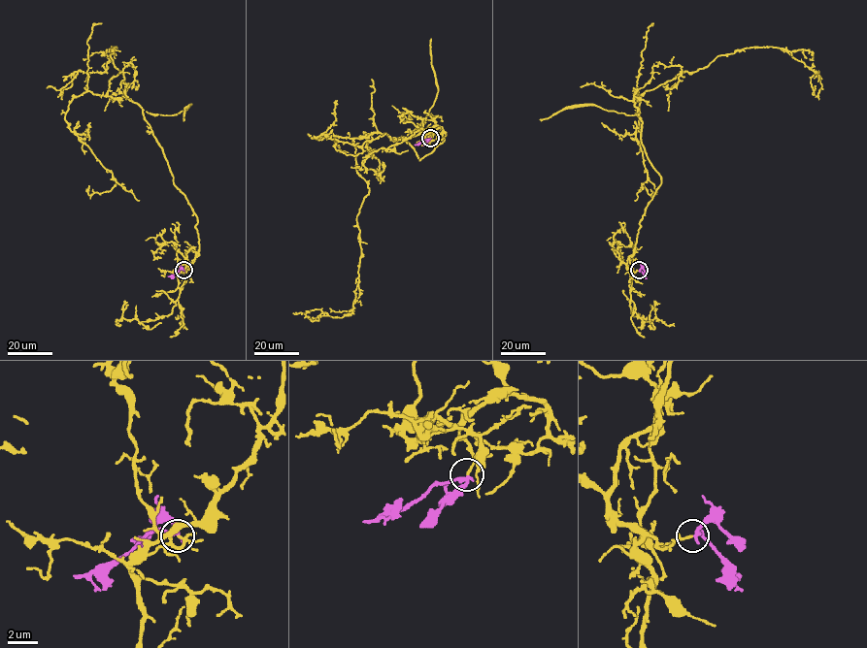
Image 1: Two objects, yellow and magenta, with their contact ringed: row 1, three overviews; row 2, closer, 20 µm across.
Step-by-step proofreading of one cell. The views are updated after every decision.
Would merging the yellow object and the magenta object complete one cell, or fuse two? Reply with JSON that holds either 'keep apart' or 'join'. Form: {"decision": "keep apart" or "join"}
{"decision": "join"}

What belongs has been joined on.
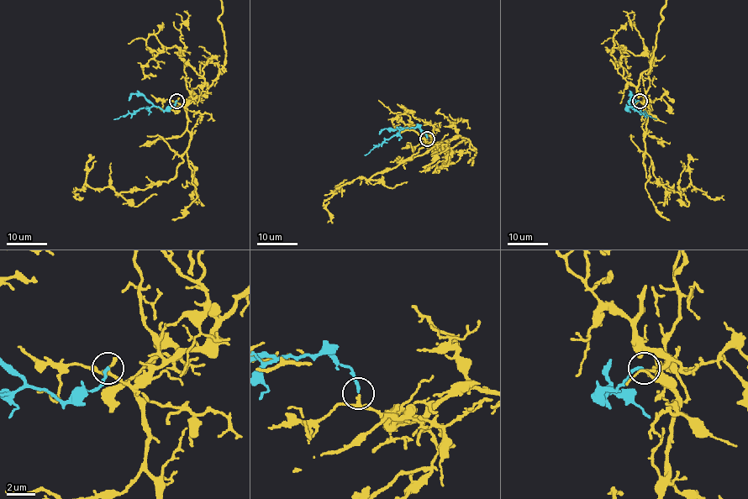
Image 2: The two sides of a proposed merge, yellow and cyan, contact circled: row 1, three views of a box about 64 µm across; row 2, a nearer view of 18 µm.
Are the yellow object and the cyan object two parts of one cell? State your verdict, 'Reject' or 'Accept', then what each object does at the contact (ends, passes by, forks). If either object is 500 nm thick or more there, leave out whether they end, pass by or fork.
Accept. At the ring yellow forks. At the ring cyan ends

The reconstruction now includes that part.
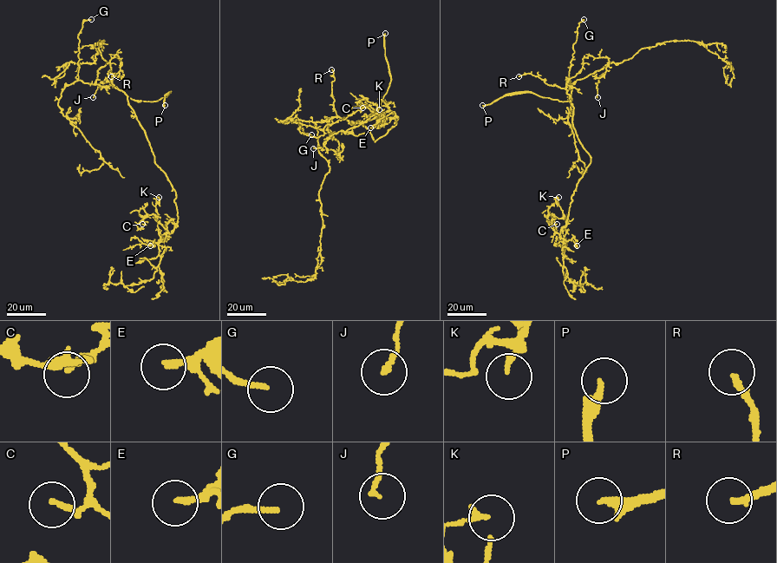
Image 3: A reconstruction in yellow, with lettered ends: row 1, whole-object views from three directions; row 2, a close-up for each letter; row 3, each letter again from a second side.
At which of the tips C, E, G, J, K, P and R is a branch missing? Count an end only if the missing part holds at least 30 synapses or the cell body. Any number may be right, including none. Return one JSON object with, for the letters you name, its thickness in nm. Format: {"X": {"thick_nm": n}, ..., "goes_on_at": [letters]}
{"P": {"thick_nm": 300}, "R": {"thick_nm": 190}, "goes_on_at": ["P", "R"]}

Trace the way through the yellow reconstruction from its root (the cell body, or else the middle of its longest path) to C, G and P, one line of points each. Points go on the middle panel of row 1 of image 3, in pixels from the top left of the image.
C: (349, 121), (362, 124), (375, 141), (395, 124), (393, 111), (376, 117), (377, 106), (360, 99), (362, 108)
G: (349, 121), (338, 117), (322, 122), (298, 119), (297, 127), (311, 134)
P: (349, 121), (362, 121), (377, 109), (388, 86), (391, 77), (385, 55), (385, 33)

